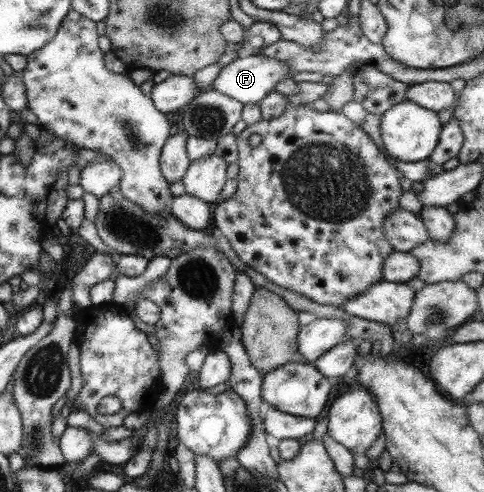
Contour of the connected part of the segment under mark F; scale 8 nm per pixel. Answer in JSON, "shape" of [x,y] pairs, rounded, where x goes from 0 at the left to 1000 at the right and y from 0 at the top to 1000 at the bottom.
{"shape":[[[496,110],[477,128],[459,136],[440,159],[434,181],[442,181],[469,193],[469,197],[494,207],[498,215],[510,211],[533,211],[550,193],[566,181],[572,165],[585,159],[601,159],[610,148],[599,148],[591,132],[576,120],[560,120],[541,112]]]}

